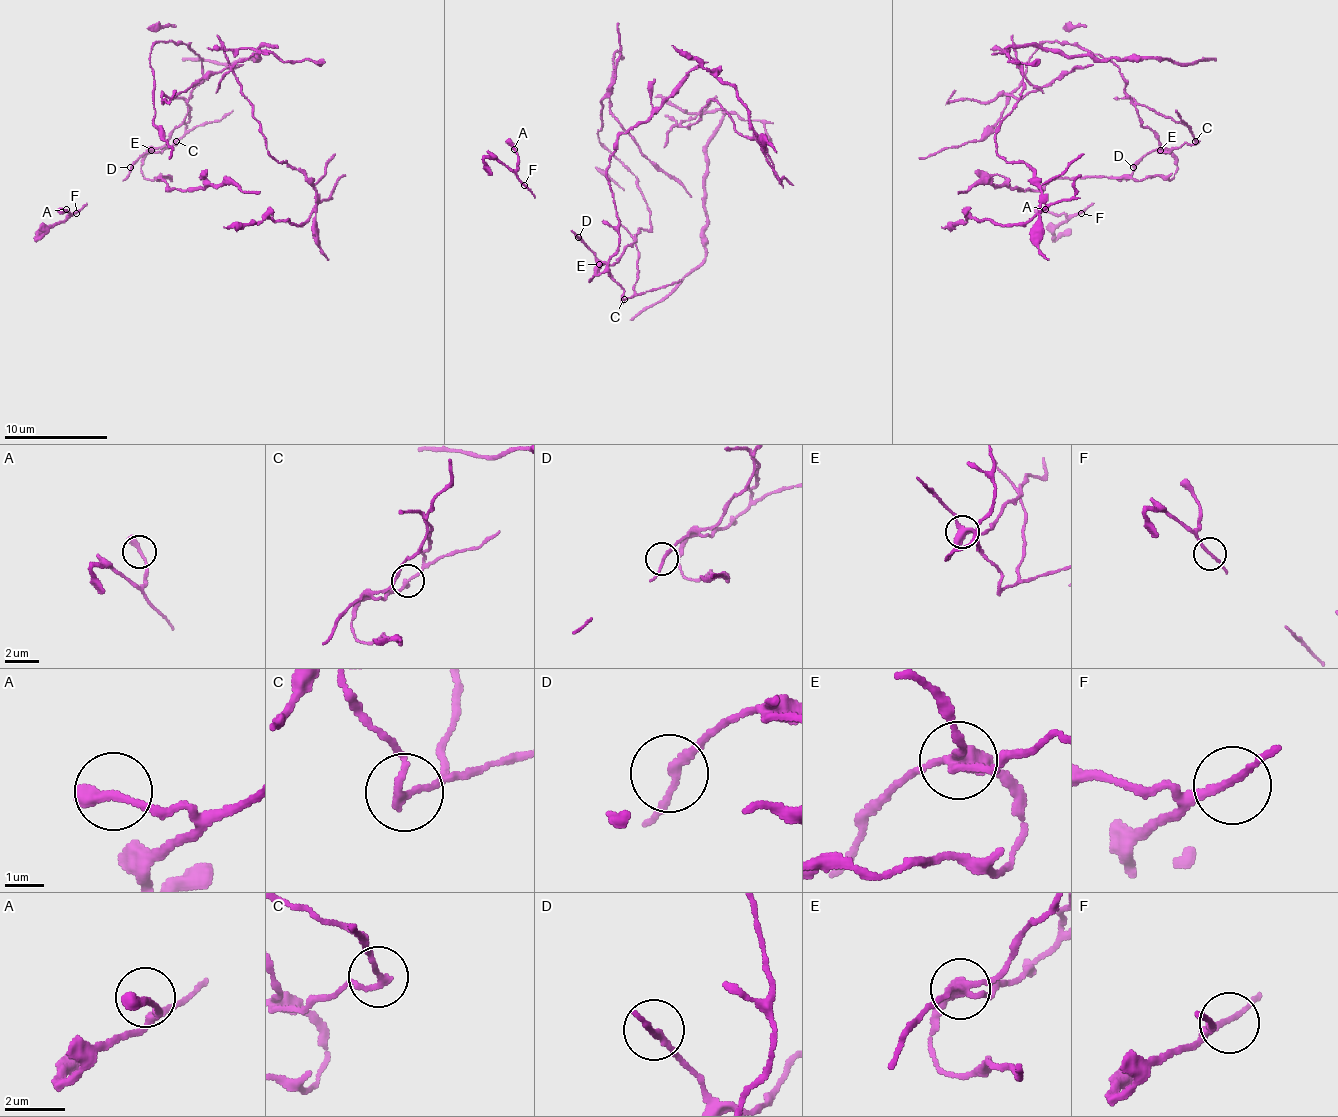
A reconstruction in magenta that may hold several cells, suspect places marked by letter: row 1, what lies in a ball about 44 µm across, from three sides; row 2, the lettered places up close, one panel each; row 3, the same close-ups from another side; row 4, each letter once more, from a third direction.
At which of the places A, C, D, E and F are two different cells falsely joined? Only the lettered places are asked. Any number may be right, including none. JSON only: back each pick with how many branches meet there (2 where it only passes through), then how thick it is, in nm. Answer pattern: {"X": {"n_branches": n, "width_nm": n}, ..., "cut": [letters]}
{"C": {"n_branches": 2, "width_nm": 190}, "E": {"n_branches": 4, "width_nm": 340}, "cut": ["C", "E"]}

